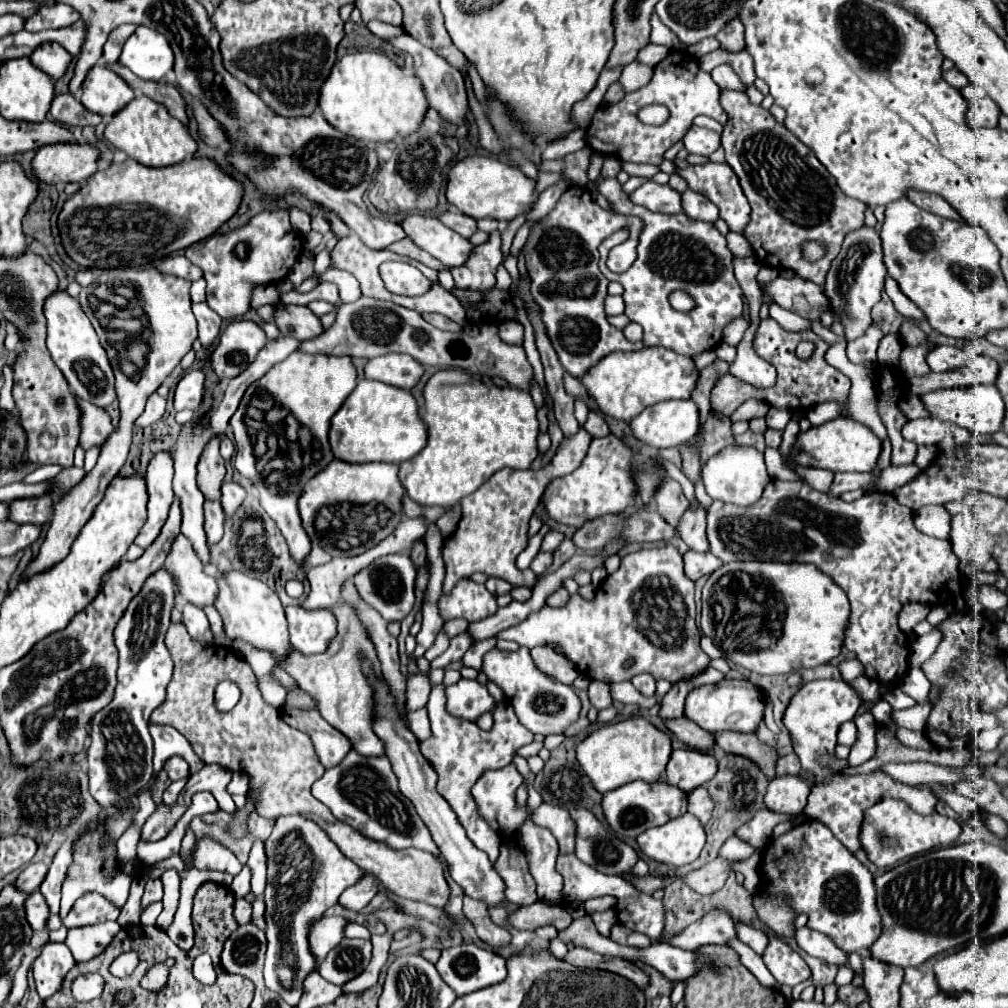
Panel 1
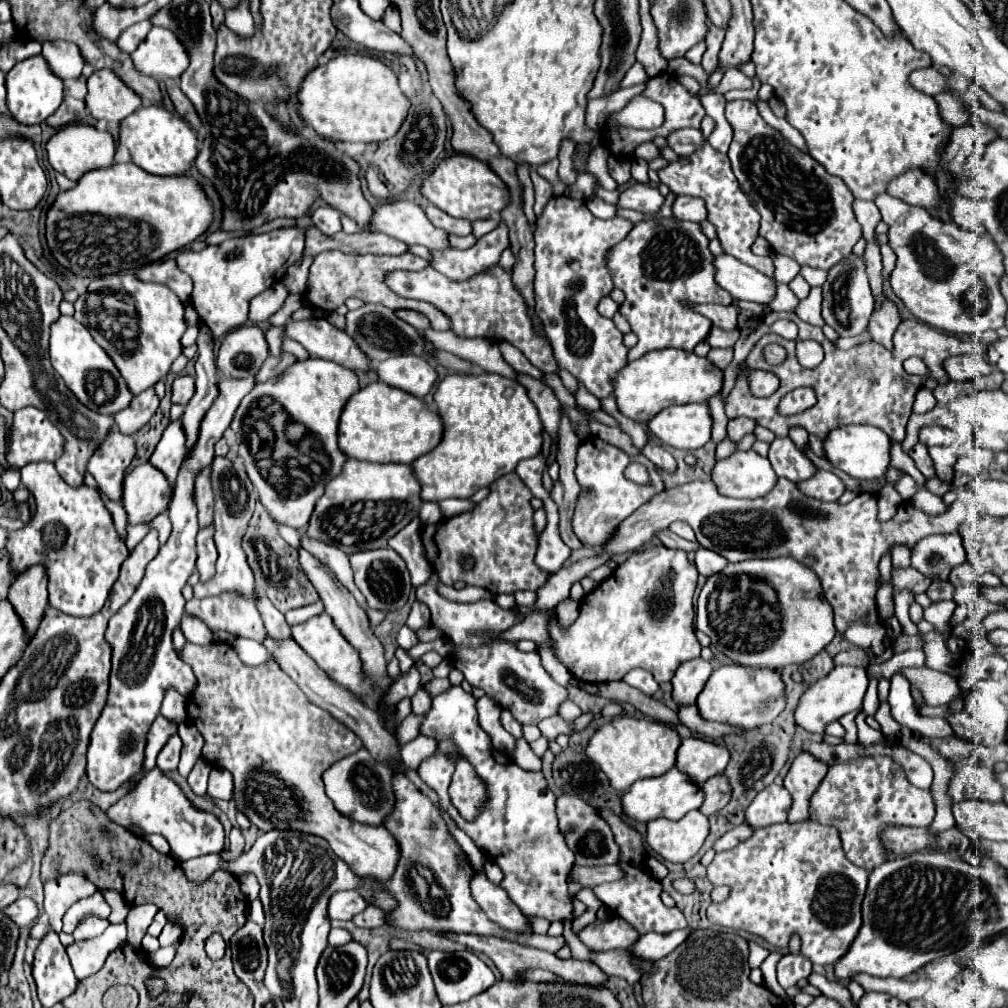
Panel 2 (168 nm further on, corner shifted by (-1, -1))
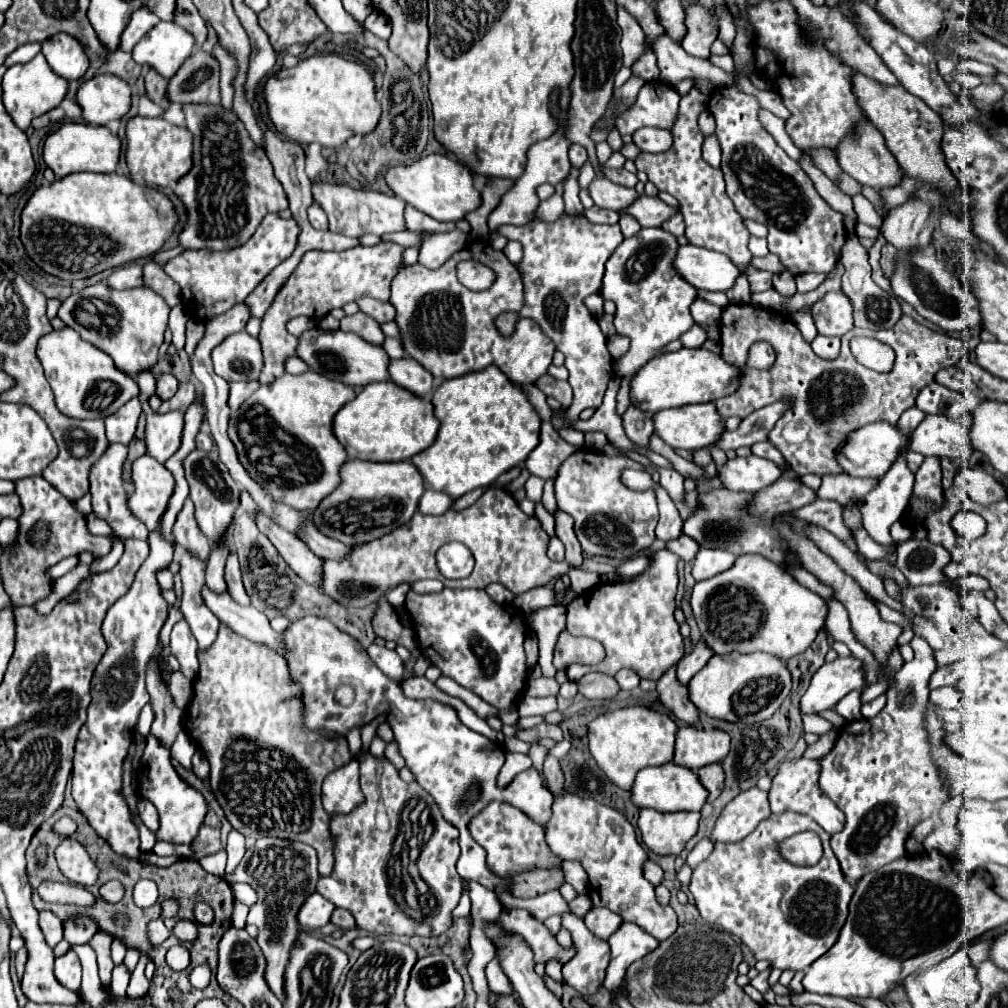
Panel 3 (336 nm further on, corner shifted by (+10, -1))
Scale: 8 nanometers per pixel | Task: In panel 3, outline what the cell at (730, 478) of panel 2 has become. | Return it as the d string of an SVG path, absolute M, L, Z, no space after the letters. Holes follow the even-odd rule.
M748 456L748 458L734 458L728 460L718 472L722 484L734 492L758 492L770 484L774 484L782 470L778 464L766 458Z

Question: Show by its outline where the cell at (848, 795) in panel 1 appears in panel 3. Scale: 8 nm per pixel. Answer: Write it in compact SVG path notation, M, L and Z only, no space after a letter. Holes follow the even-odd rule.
M914 634L914 638L910 640L910 646L914 650L914 660L906 662L896 672L894 688L888 690L886 708L870 720L862 718L862 720L844 724L838 730L834 748L820 760L820 764L822 764L820 788L846 814L844 830L834 834L830 844L842 866L844 878L848 878L848 882L852 886L864 874L868 874L876 868L882 868L890 860L898 860L898 858L906 856L904 844L906 844L906 838L908 838L912 826L916 826L920 820L932 818L940 810L942 802L948 798L946 790L942 786L938 768L928 758L930 746L926 742L926 732L920 728L924 710L928 704L928 694L930 694L928 680L930 680L930 674L936 670L936 664L934 664L932 648L928 646L928 642L922 636Z

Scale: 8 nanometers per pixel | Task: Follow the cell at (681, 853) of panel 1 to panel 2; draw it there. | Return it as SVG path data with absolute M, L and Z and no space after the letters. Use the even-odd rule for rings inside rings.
M691 810L681 820L651 820L647 824L647 844L667 862L687 862L693 858L709 834L709 822L699 810Z

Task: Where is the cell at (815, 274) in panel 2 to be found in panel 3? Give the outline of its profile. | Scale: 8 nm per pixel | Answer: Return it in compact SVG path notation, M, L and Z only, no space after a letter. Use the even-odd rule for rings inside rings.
M768 254L764 258L752 258L752 266L754 268L762 268L762 270L770 270L770 272L784 270L784 266L780 264L780 260L774 254Z

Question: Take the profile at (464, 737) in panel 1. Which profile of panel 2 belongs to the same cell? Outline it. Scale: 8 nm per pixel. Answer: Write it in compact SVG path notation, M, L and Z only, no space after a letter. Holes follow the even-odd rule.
M503 710L503 714L501 714L501 724L503 724L503 728L505 728L507 732L511 732L515 738L523 738L523 728L521 728L521 724L511 716L511 712Z

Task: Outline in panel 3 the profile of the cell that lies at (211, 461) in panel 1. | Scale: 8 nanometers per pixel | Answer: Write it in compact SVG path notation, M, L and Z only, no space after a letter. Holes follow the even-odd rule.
M186 498L184 508L180 510L176 524L172 528L172 536L174 536L174 544L184 548L186 552L194 554L196 558L200 558L202 562L208 560L210 554L210 544L208 538L200 532L196 518L194 518L194 504L190 498Z

